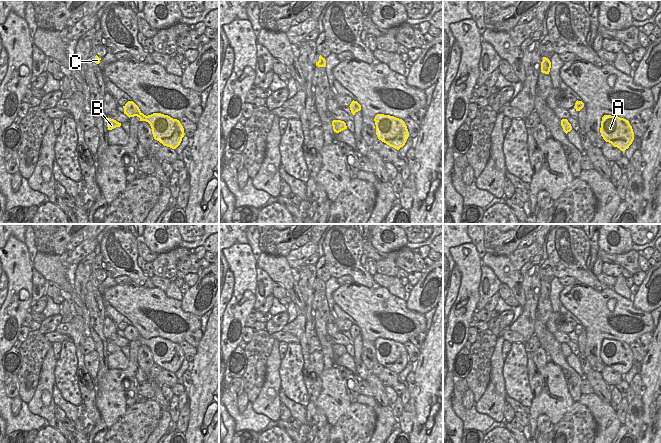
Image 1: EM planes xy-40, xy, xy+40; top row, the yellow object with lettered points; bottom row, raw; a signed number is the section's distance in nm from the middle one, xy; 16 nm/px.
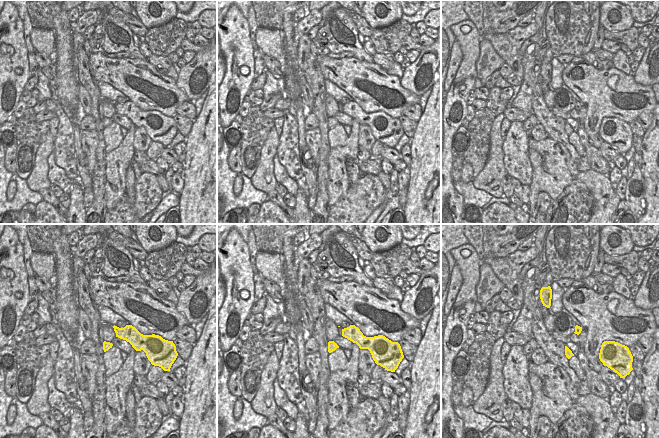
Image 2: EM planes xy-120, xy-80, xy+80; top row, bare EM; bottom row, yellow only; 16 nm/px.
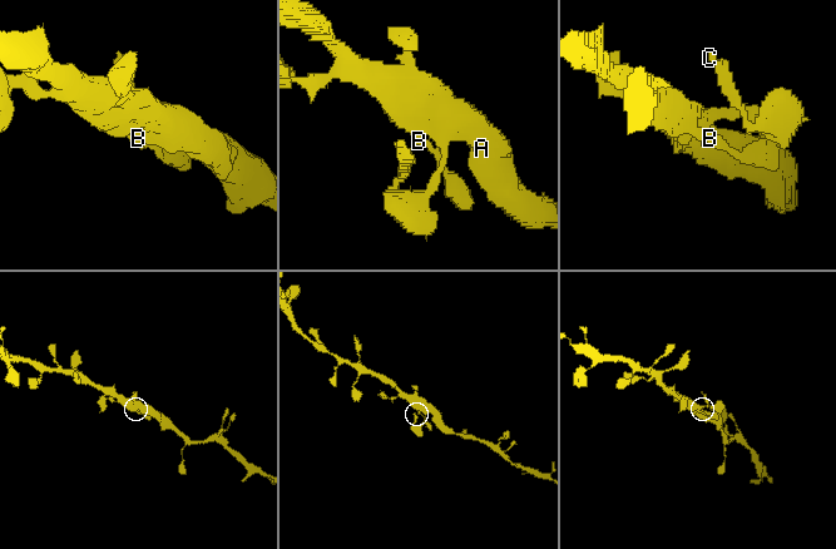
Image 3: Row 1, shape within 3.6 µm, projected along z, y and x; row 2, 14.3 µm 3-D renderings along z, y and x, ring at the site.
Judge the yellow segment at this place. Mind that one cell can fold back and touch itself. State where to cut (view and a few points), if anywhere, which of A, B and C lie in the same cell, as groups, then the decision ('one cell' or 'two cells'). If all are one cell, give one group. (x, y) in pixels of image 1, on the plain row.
cut xy (352, 331), (358, 333); groups A B / C; two cells

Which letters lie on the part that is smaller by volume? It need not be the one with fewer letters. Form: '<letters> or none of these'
C

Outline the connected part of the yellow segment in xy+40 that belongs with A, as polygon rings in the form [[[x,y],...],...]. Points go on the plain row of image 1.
[[[604,339],[600,357],[606,366],[625,375],[634,364],[634,356],[629,345],[618,340]]]

